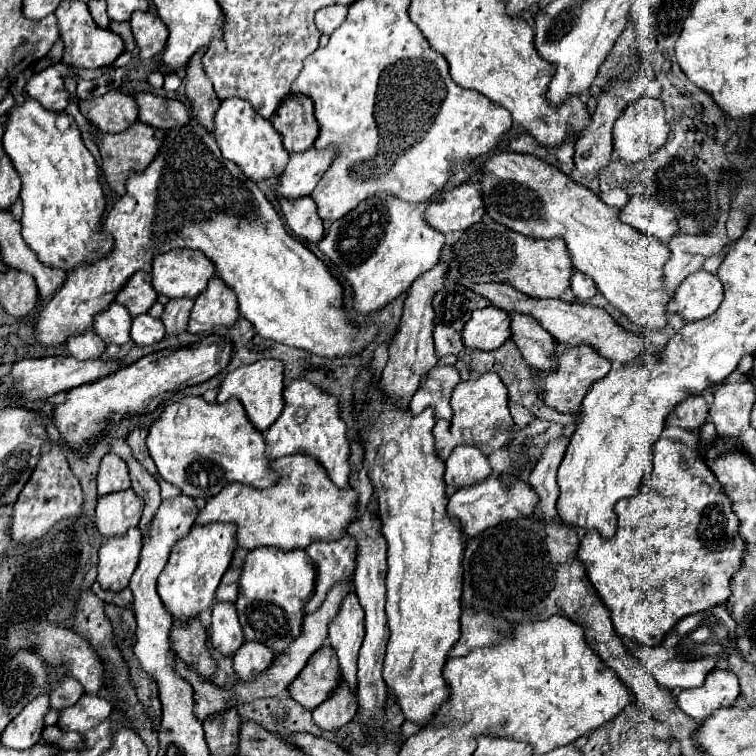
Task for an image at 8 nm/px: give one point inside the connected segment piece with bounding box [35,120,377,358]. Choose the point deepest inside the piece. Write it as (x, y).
(189, 196)

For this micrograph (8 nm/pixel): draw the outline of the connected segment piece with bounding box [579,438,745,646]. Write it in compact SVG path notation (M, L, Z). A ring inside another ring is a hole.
M659 438L653 446L653 470L649 472L649 476L643 480L641 488L639 488L639 494L633 496L633 498L625 498L625 500L619 500L617 506L615 506L615 514L617 514L617 530L615 530L615 536L613 538L603 538L597 530L589 530L583 540L581 540L581 546L579 546L579 558L581 562L585 564L585 570L587 570L587 576L591 580L591 584L595 586L597 594L601 596L601 600L605 602L605 606L611 610L611 620L613 620L613 626L615 626L615 632L619 636L625 636L625 638L633 638L637 640L639 644L643 646L659 646L659 642L663 642L665 634L687 614L695 614L695 612L701 612L701 610L707 610L707 608L713 608L713 606L719 606L723 602L727 602L727 598L731 596L731 590L729 590L729 578L731 574L735 574L735 570L739 570L741 566L741 558L743 558L743 552L745 552L745 546L743 546L743 540L739 538L739 520L737 516L733 514L731 510L731 502L729 498L725 496L725 492L721 490L715 474L711 474L711 468L705 464L705 460L697 454L697 450L691 450L687 448L683 442L679 440L669 440L669 438Z

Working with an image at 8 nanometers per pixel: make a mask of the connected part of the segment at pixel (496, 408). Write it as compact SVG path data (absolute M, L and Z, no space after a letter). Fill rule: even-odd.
M481 374L475 380L459 382L451 396L451 408L453 408L451 424L437 420L437 426L433 428L437 454L445 460L455 446L467 444L467 446L479 448L483 454L489 456L491 452L507 446L507 442L511 440L515 422L509 414L509 398L507 400L505 398L507 398L507 388L503 386L497 374ZM449 426L451 426L451 432L449 432Z

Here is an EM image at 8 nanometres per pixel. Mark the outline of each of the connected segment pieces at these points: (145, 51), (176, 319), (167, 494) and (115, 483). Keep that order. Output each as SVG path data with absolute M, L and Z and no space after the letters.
M135 12L131 16L131 28L133 36L139 46L139 56L141 58L151 58L159 54L169 38L167 26L161 22L161 18L153 12Z
M179 298L179 300L169 300L163 310L163 324L167 328L167 334L177 334L183 332L189 320L189 312L193 308L193 300L189 298Z
M157 475L155 477L155 479L157 480L157 482L160 485L161 498L163 500L171 499L171 498L177 496L178 494L181 494L181 491L177 487L166 482L160 475Z
M107 454L101 460L99 474L97 474L97 494L105 496L111 492L131 488L131 480L127 474L125 462L117 454Z

